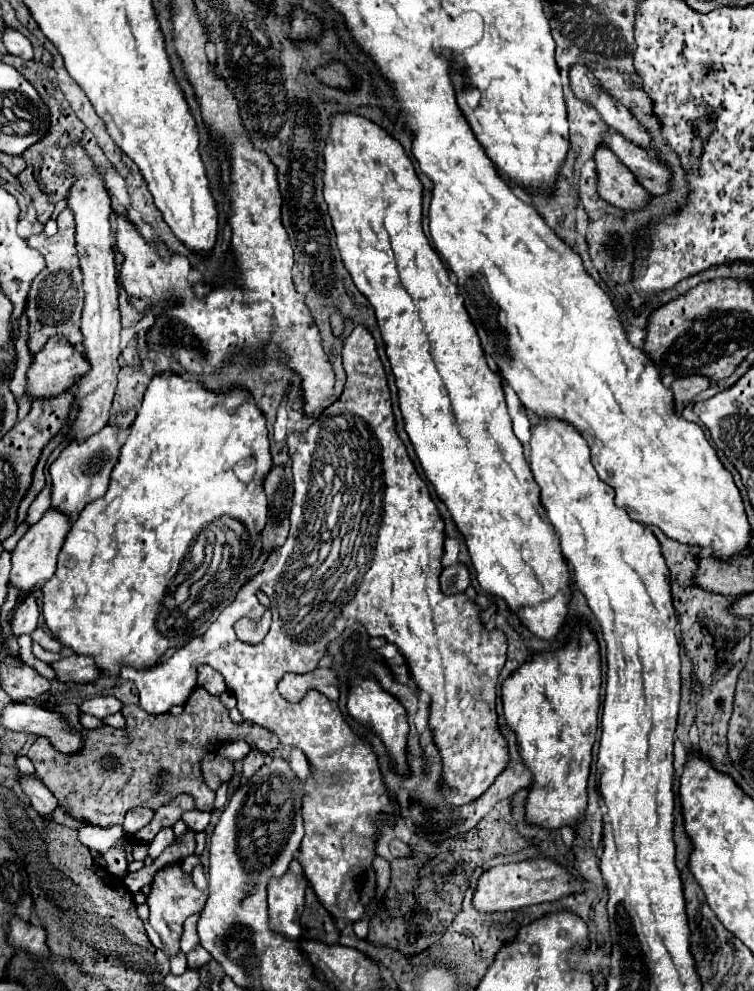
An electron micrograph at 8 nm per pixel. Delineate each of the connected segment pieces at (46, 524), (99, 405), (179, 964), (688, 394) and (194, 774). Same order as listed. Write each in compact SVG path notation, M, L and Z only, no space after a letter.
M48 508L44 512L44 516L32 524L28 528L28 532L18 540L16 548L12 550L12 572L10 572L10 582L14 586L20 588L20 596L28 596L28 590L32 586L38 586L42 582L46 582L54 570L56 570L56 558L60 554L60 548L62 548L62 542L66 538L70 530L70 518L68 514L60 512L60 510L54 510L54 508Z
M72 146L68 150L68 164L78 172L78 182L72 184L68 194L68 206L76 216L76 250L80 256L80 268L84 274L84 312L82 312L82 334L86 346L86 358L92 364L90 372L82 376L74 388L78 414L70 416L70 440L84 440L88 434L102 430L110 418L110 406L116 390L116 376L120 372L118 356L120 356L120 312L118 312L118 284L114 274L114 254L112 244L114 236L110 232L108 214L112 212L110 196L104 190L102 178L96 178L92 172L92 160L84 152L82 146Z
M180 950L180 954L170 956L170 972L172 974L184 974L186 970L188 970L188 962L186 962L186 956L182 950Z
M686 376L686 378L678 378L672 384L672 394L674 394L674 408L680 414L684 410L684 406L688 402L692 402L692 398L696 394L700 394L702 390L706 390L712 384L710 378L706 376Z
M198 686L186 700L180 716L146 714L138 704L124 706L122 714L128 724L126 730L116 730L112 726L102 726L98 730L84 728L86 744L80 754L56 754L44 738L36 738L26 754L36 768L36 776L70 816L102 828L122 824L124 814L134 806L156 810L180 792L194 798L196 810L212 810L214 792L204 784L200 772L200 758L206 754L208 742L242 738L262 752L270 752L278 744L276 734L254 722L234 724L222 702L202 686Z

